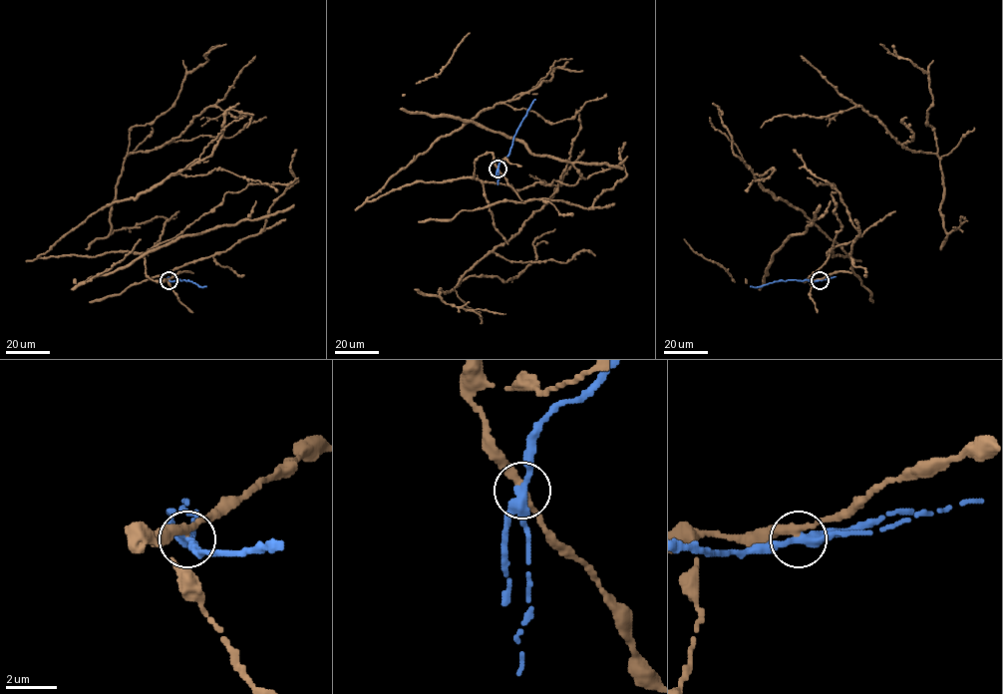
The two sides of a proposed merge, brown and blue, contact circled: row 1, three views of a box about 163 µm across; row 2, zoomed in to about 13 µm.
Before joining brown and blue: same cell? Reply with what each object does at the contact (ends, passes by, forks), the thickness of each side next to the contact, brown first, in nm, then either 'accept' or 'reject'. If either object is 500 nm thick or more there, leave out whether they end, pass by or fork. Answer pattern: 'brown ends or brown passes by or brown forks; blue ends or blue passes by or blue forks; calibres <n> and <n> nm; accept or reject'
brown passes by; blue forks; calibres 280 and 280 nm; reject

